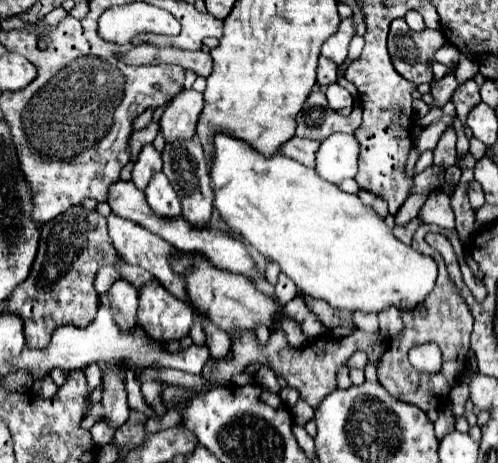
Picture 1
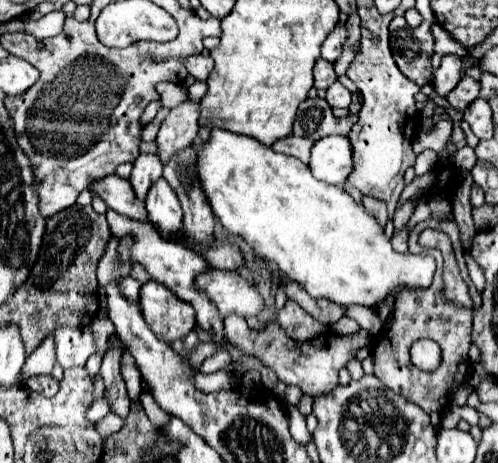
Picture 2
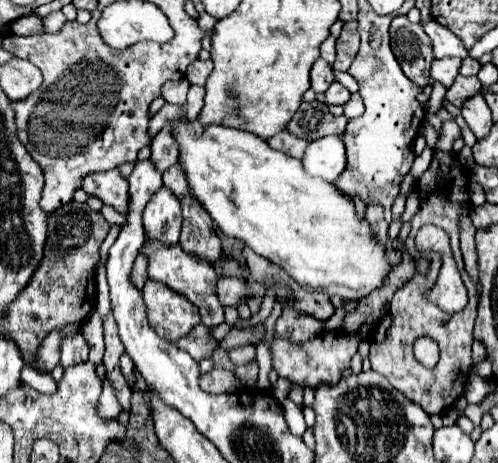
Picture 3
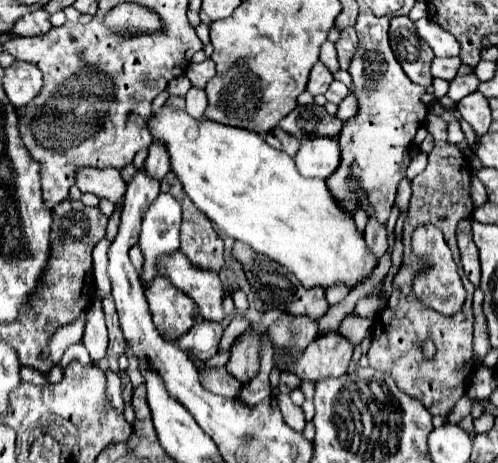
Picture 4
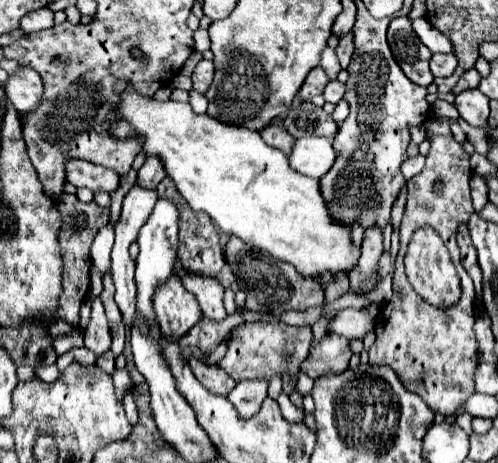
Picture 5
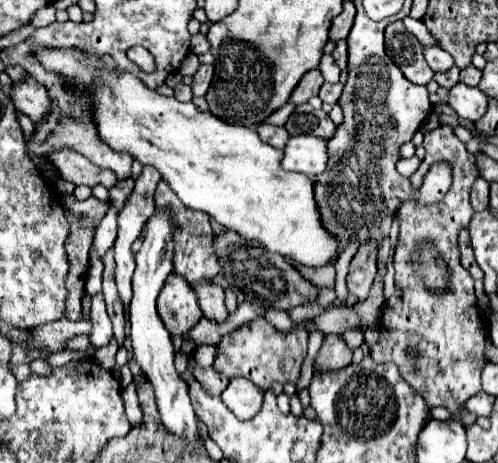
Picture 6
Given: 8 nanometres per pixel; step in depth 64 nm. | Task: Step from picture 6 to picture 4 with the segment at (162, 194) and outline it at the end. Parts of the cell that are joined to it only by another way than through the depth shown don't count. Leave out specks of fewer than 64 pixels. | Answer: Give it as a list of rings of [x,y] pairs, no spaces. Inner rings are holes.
[[[168,172],[162,180],[162,192],[172,194],[182,206],[182,228],[180,228],[180,252],[184,252],[196,266],[218,272],[224,266],[224,244],[214,230],[208,216],[204,216],[192,200],[188,200],[176,174]]]

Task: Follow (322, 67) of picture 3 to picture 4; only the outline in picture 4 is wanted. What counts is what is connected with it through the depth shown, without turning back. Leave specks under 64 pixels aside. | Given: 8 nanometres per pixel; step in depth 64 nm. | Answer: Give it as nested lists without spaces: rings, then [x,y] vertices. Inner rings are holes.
[[[316,62],[314,64],[314,68],[312,68],[312,72],[310,72],[310,82],[308,82],[308,92],[312,94],[312,96],[316,96],[316,94],[324,94],[326,90],[328,90],[328,86],[332,84],[332,72],[322,64],[322,62]]]

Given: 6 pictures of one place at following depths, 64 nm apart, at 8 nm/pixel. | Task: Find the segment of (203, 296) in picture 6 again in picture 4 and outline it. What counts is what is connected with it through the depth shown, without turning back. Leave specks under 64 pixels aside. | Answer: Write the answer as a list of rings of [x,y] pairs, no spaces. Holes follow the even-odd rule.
[[[176,250],[174,256],[170,254],[160,260],[158,276],[166,276],[172,286],[188,294],[198,304],[204,320],[220,322],[224,318],[222,310],[224,288],[216,272],[198,268],[180,250]]]

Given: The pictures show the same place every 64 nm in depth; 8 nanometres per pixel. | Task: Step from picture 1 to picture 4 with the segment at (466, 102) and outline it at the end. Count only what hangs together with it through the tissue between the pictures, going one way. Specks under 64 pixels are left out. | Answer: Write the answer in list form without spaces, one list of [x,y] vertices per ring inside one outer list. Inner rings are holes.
[[[466,74],[466,76],[456,76],[452,82],[450,82],[450,90],[448,90],[448,98],[458,104],[464,96],[472,94],[478,90],[478,84],[480,80],[476,78],[476,74]]]

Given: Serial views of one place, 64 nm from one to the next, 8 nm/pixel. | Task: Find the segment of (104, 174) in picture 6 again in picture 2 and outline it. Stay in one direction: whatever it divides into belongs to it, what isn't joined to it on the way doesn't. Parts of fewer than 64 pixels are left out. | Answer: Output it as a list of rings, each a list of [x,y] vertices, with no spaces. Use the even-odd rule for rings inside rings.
[[[108,176],[108,180],[100,180],[96,184],[96,196],[100,196],[110,210],[128,216],[132,220],[148,222],[148,212],[144,208],[144,202],[136,198],[130,180],[124,180],[120,176]]]

